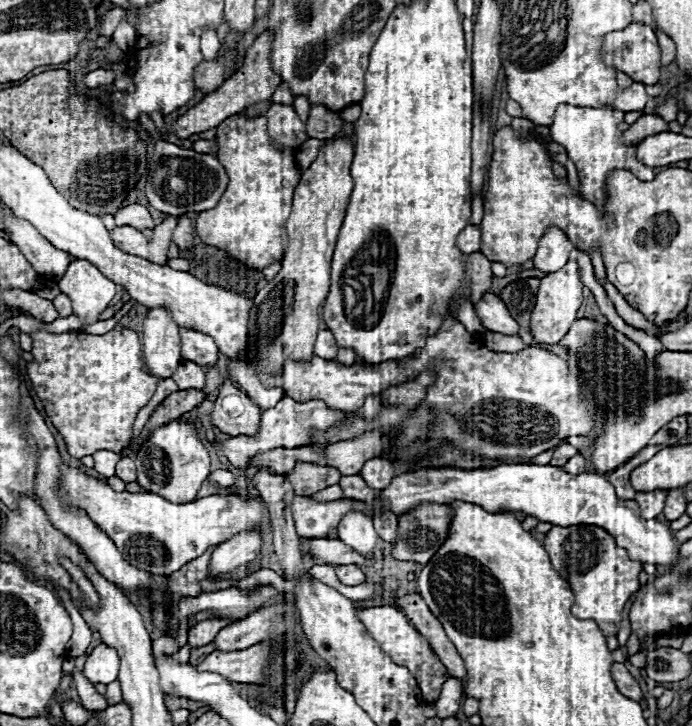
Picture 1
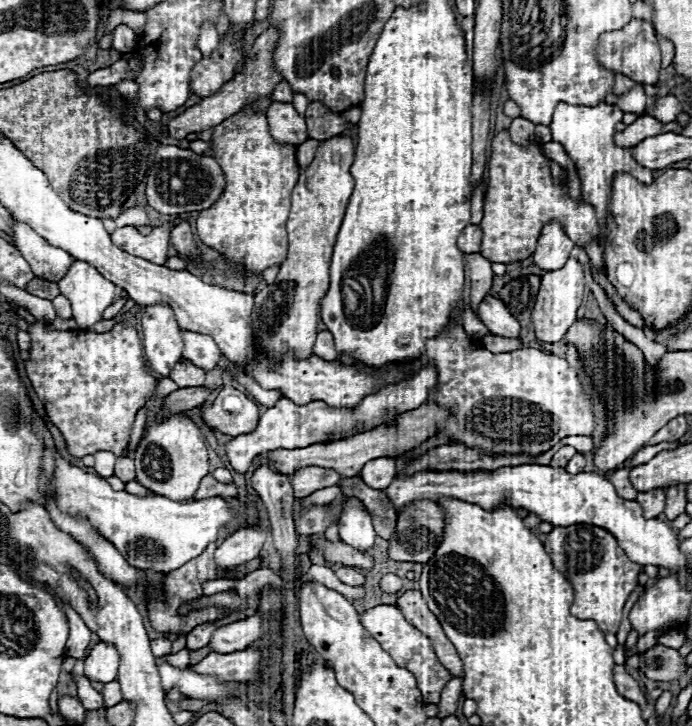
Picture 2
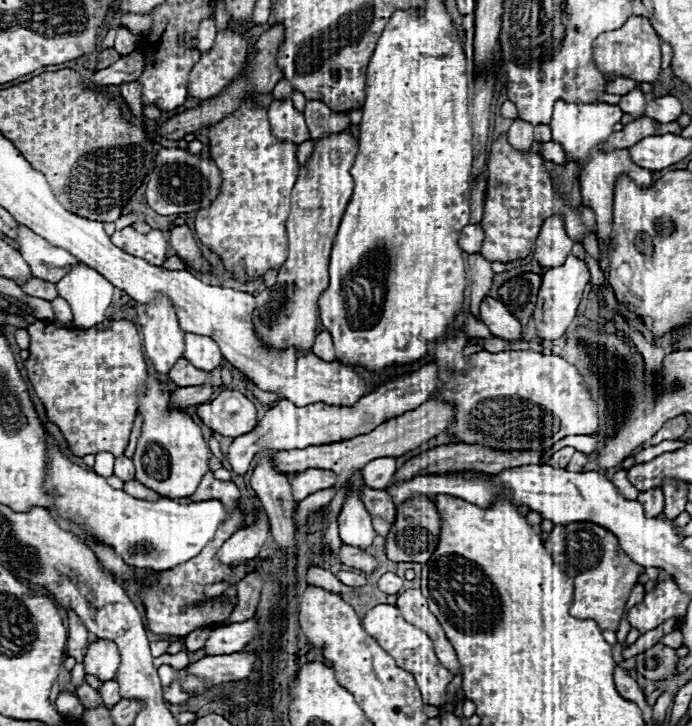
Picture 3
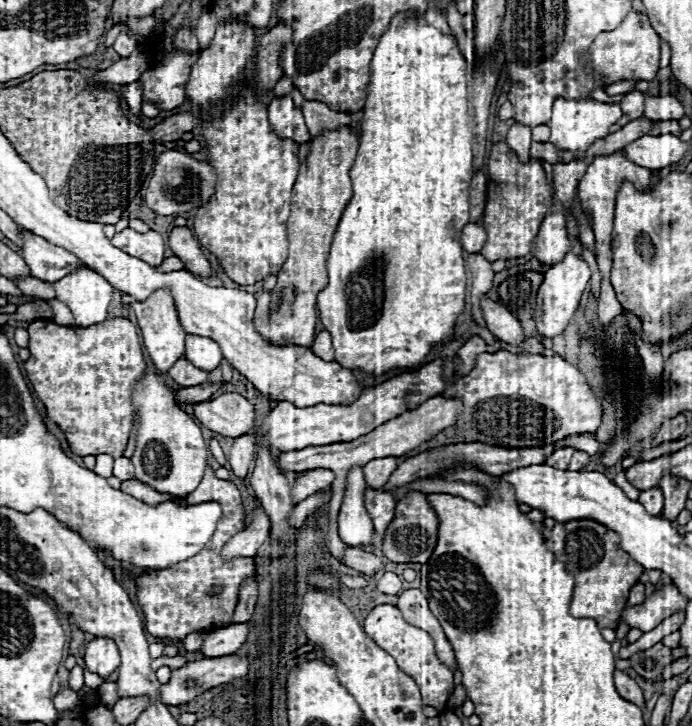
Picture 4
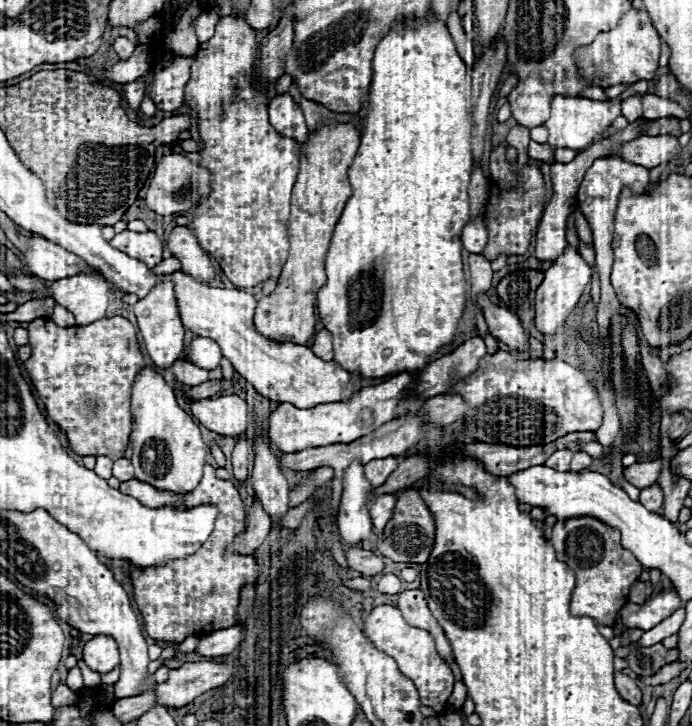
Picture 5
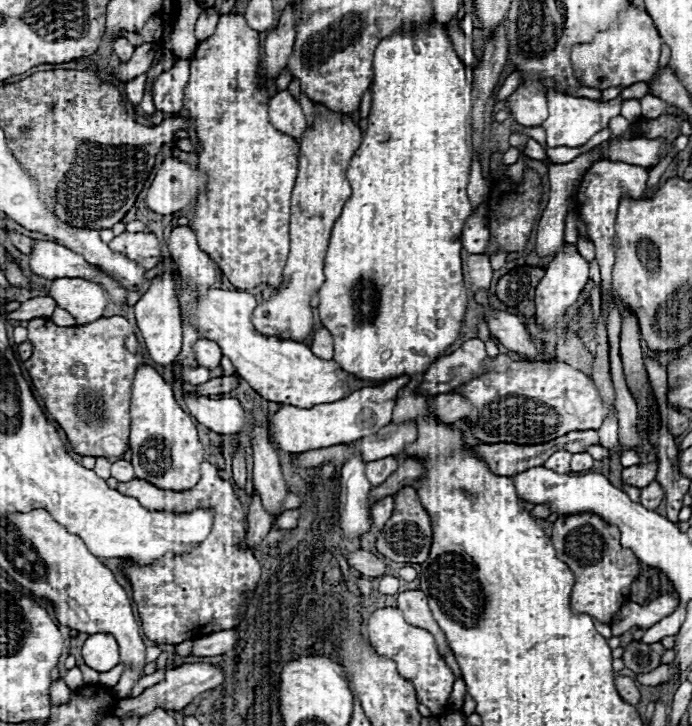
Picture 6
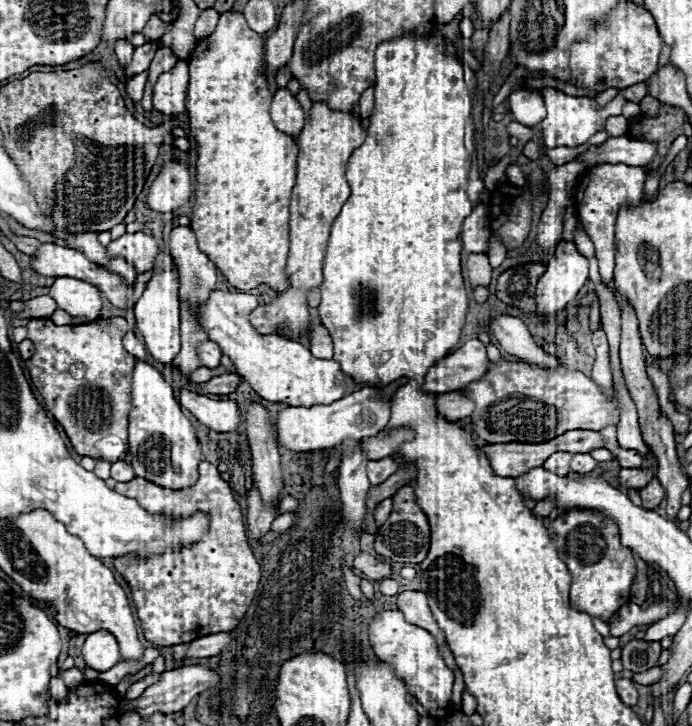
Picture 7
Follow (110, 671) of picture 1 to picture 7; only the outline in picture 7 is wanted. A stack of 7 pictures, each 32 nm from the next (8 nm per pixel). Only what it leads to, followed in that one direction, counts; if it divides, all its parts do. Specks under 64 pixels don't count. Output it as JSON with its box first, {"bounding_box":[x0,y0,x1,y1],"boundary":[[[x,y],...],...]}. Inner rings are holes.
{"bounding_box":[82,632,120,672],"boundary":[[[92,632],[92,634],[88,634],[88,638],[82,646],[82,656],[84,656],[84,662],[88,668],[106,672],[112,666],[116,666],[120,660],[118,642],[108,632]]]}

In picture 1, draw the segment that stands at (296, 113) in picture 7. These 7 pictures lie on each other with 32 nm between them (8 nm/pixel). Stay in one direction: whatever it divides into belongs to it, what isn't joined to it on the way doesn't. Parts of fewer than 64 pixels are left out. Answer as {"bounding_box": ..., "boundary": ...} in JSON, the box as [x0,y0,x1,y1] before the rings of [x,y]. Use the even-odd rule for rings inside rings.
{"bounding_box":[268,104,306,150],"boundary":[[[272,104],[268,114],[268,136],[278,150],[295,149],[299,146],[298,133],[306,132],[306,124],[296,116],[290,106]]]}

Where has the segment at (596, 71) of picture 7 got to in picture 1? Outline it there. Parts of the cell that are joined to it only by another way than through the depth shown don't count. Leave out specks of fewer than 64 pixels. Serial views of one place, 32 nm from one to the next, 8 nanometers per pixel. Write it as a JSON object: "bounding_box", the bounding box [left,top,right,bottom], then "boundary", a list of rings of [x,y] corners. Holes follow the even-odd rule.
{"bounding_box":[604,22,660,84],"boundary":[[[632,22],[628,28],[606,34],[604,36],[604,62],[608,62],[608,66],[616,66],[616,70],[626,72],[634,82],[642,82],[642,84],[656,84],[658,76],[660,76],[660,48],[656,42],[656,32],[652,26],[640,24],[640,22]]]}

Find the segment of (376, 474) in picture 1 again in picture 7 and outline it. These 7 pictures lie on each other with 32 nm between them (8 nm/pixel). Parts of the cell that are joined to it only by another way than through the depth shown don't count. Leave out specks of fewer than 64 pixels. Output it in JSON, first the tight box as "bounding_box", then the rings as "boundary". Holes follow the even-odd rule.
{"bounding_box":[368,458,398,486],"boundary":[[[382,458],[376,462],[368,462],[368,478],[372,486],[382,484],[388,476],[392,476],[398,470],[398,464],[394,458]]]}

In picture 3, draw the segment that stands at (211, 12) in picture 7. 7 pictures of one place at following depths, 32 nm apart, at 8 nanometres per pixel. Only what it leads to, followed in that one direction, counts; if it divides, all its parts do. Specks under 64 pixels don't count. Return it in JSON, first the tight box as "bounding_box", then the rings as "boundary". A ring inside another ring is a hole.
{"bounding_box":[198,18,216,52],"boundary":[[[206,18],[204,22],[200,22],[200,30],[198,30],[198,50],[208,52],[208,50],[214,48],[214,42],[216,42],[214,20]]]}

